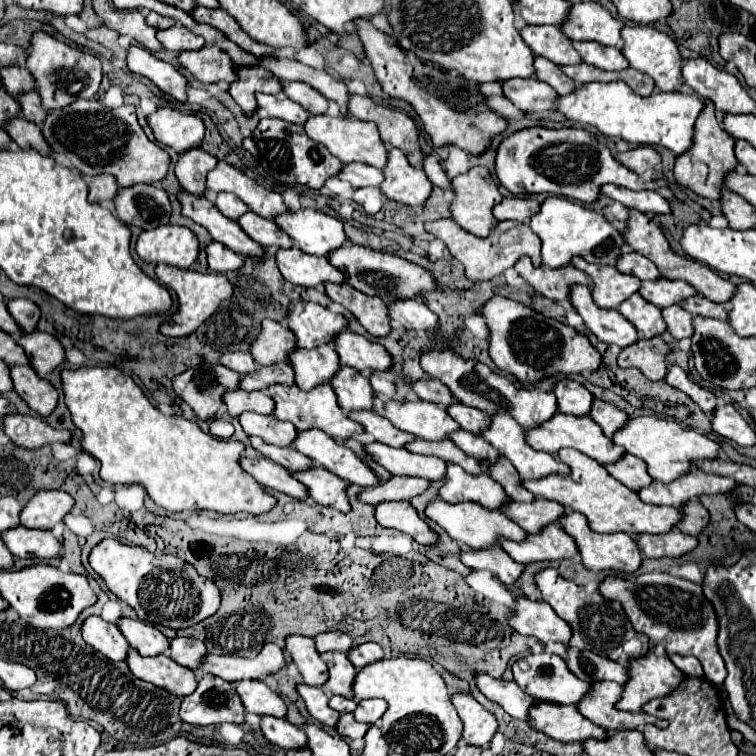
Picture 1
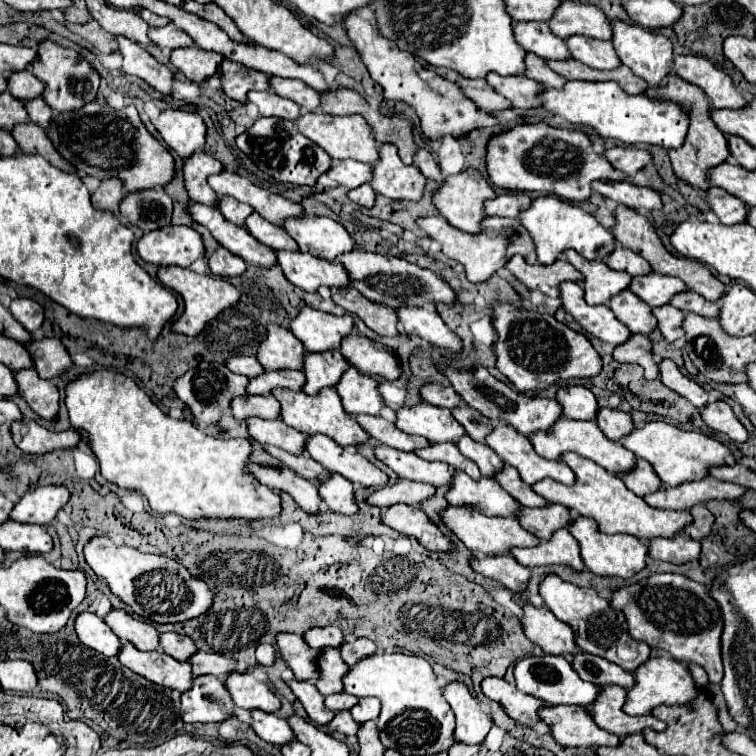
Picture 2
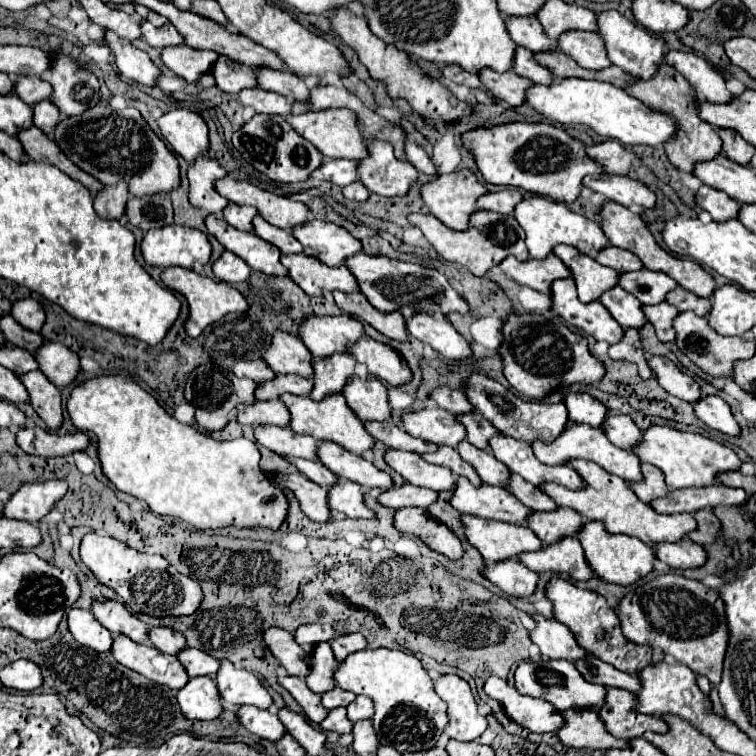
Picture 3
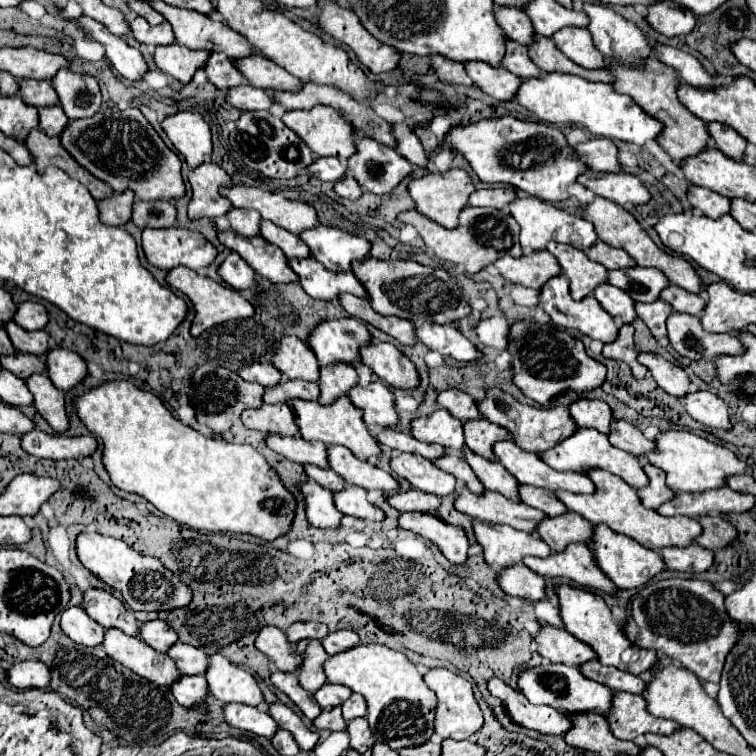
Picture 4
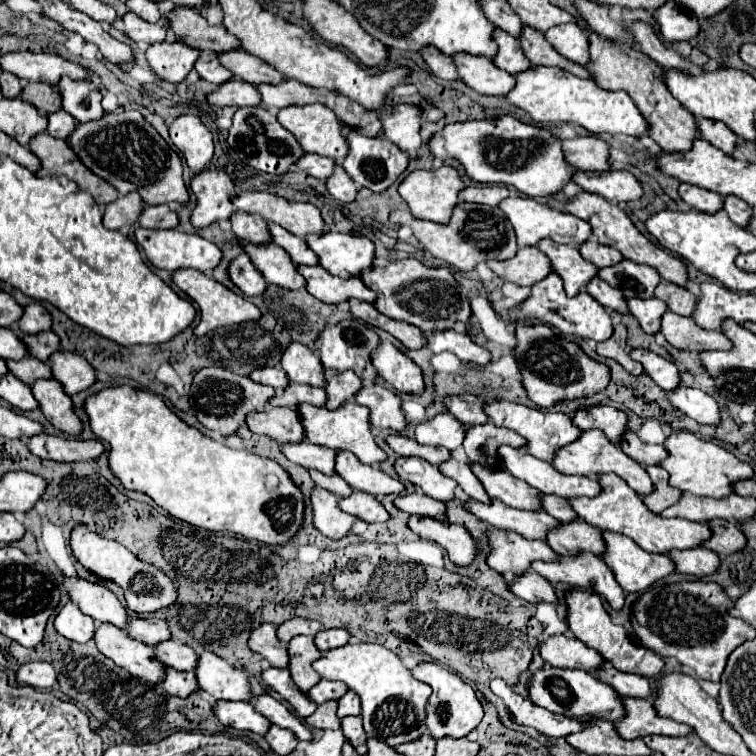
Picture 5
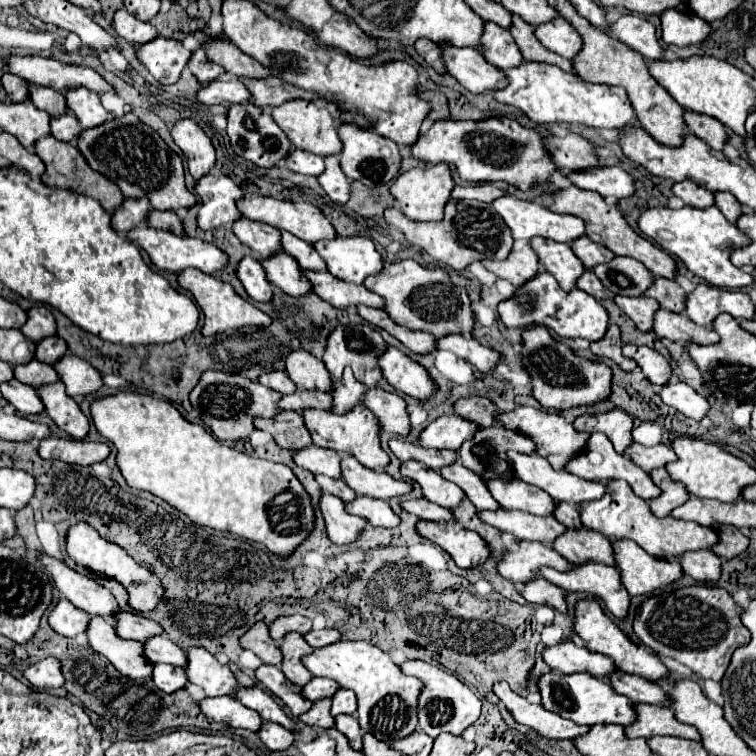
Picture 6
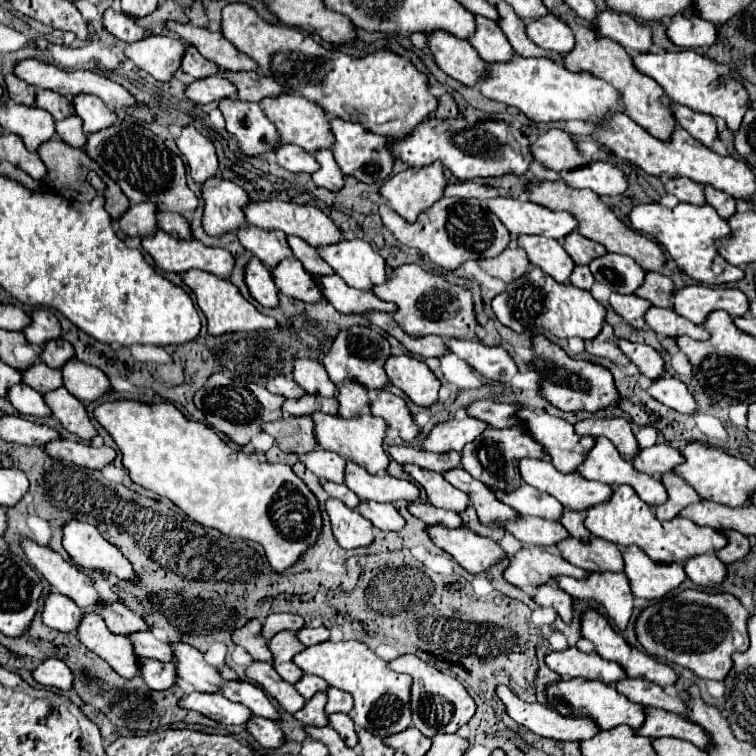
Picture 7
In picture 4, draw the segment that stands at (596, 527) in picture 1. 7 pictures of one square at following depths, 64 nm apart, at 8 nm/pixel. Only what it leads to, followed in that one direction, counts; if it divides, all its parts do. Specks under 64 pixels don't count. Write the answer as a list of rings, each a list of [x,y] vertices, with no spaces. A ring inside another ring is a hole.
[[[590,470],[588,476],[592,478],[592,482],[596,484],[596,492],[594,494],[566,494],[562,490],[556,492],[556,496],[566,504],[568,510],[580,514],[582,518],[586,518],[590,524],[598,526],[598,524],[606,524],[608,528],[616,530],[618,534],[630,536],[636,542],[640,542],[644,548],[650,550],[662,550],[666,546],[690,546],[696,542],[696,538],[702,534],[702,526],[698,520],[694,518],[686,518],[686,516],[674,516],[674,518],[664,518],[654,510],[646,510],[636,494],[636,490],[632,486],[628,486],[622,478],[606,472],[606,470]]]

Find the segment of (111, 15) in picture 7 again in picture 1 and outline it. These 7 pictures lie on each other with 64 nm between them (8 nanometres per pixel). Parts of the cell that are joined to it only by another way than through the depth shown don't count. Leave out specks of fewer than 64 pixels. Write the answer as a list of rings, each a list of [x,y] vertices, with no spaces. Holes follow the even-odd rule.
[[[174,24],[166,30],[158,30],[156,34],[158,42],[166,48],[166,50],[174,50],[174,52],[182,52],[182,50],[198,50],[204,46],[202,38],[194,36],[190,30],[186,30],[182,24]]]

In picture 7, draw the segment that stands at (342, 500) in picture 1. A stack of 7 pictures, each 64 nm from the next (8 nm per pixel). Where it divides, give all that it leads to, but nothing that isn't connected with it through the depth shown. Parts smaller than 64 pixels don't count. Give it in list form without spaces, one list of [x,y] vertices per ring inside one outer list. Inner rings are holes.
[[[362,502],[358,512],[368,518],[378,530],[384,532],[398,532],[406,526],[406,520],[400,516],[398,510],[394,510],[392,504],[378,504],[378,502]]]

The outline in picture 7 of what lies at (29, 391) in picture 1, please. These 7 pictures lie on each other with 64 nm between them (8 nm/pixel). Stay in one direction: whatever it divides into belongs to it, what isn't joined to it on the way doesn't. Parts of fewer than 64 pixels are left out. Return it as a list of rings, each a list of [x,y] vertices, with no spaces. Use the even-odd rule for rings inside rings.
[[[64,386],[58,388],[58,390],[52,390],[50,394],[44,394],[44,400],[50,406],[52,414],[60,420],[60,424],[68,432],[80,436],[86,442],[96,438],[98,432],[96,432],[94,424],[90,422],[86,408]]]

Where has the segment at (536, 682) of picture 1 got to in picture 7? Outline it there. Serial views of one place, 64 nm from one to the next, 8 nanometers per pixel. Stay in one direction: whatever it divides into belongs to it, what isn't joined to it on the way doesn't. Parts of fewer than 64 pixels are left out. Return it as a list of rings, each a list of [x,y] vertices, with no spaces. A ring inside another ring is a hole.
[[[590,680],[552,682],[548,686],[548,702],[556,712],[562,712],[564,716],[568,716],[570,710],[576,710],[576,708],[586,710],[586,714],[590,718],[594,718],[594,722],[598,722],[598,726],[602,730],[610,730],[610,728],[616,728],[620,724],[628,724],[630,728],[636,730],[646,720],[644,706],[630,702],[624,694],[618,694],[618,690],[612,684],[604,684],[604,682],[590,682]]]

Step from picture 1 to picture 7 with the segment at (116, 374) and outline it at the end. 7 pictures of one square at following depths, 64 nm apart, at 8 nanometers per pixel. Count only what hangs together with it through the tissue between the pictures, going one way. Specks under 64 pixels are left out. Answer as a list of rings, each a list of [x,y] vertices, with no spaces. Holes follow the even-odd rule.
[[[114,400],[114,402],[104,402],[104,404],[100,404],[100,406],[94,410],[94,416],[96,416],[96,420],[110,432],[110,436],[112,436],[114,442],[118,444],[120,452],[124,454],[122,464],[124,464],[124,468],[128,468],[132,482],[136,482],[136,484],[140,484],[142,488],[148,488],[148,490],[152,490],[152,492],[156,492],[156,494],[160,494],[160,496],[172,500],[182,512],[186,512],[194,522],[198,522],[198,524],[202,524],[202,526],[216,528],[216,530],[220,530],[222,534],[226,534],[226,536],[230,536],[230,538],[242,538],[242,540],[252,540],[252,542],[262,544],[262,548],[266,550],[268,564],[270,564],[276,572],[284,572],[286,568],[294,566],[294,564],[302,558],[302,554],[318,542],[318,536],[320,536],[322,526],[324,526],[324,524],[322,524],[322,514],[320,514],[320,508],[318,508],[318,500],[316,500],[316,496],[310,492],[310,488],[292,472],[290,466],[286,466],[286,464],[270,464],[270,462],[264,462],[264,464],[252,462],[242,450],[230,448],[212,428],[208,428],[208,426],[202,424],[202,422],[188,420],[174,404],[168,404],[168,402],[162,402],[162,404],[142,404],[142,402],[134,402],[134,400],[120,400],[120,402]]]

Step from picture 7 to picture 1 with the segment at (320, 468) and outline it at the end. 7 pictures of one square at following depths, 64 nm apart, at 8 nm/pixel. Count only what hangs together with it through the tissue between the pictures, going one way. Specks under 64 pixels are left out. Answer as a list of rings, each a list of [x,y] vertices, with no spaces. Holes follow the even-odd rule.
[[[246,412],[238,420],[240,420],[240,424],[248,436],[258,436],[268,444],[290,448],[298,436],[296,428],[290,422],[282,422],[274,416],[262,416],[262,414]]]

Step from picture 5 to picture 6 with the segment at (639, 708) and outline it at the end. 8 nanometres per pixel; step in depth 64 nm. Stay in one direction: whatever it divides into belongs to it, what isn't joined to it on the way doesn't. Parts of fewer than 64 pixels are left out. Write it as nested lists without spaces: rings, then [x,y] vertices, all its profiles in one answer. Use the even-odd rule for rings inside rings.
[[[638,704],[638,722],[634,726],[626,728],[626,734],[630,738],[652,738],[652,736],[678,736],[678,738],[688,738],[694,742],[702,742],[700,732],[690,726],[682,724],[674,718],[674,712],[662,706],[650,706],[650,704]]]

